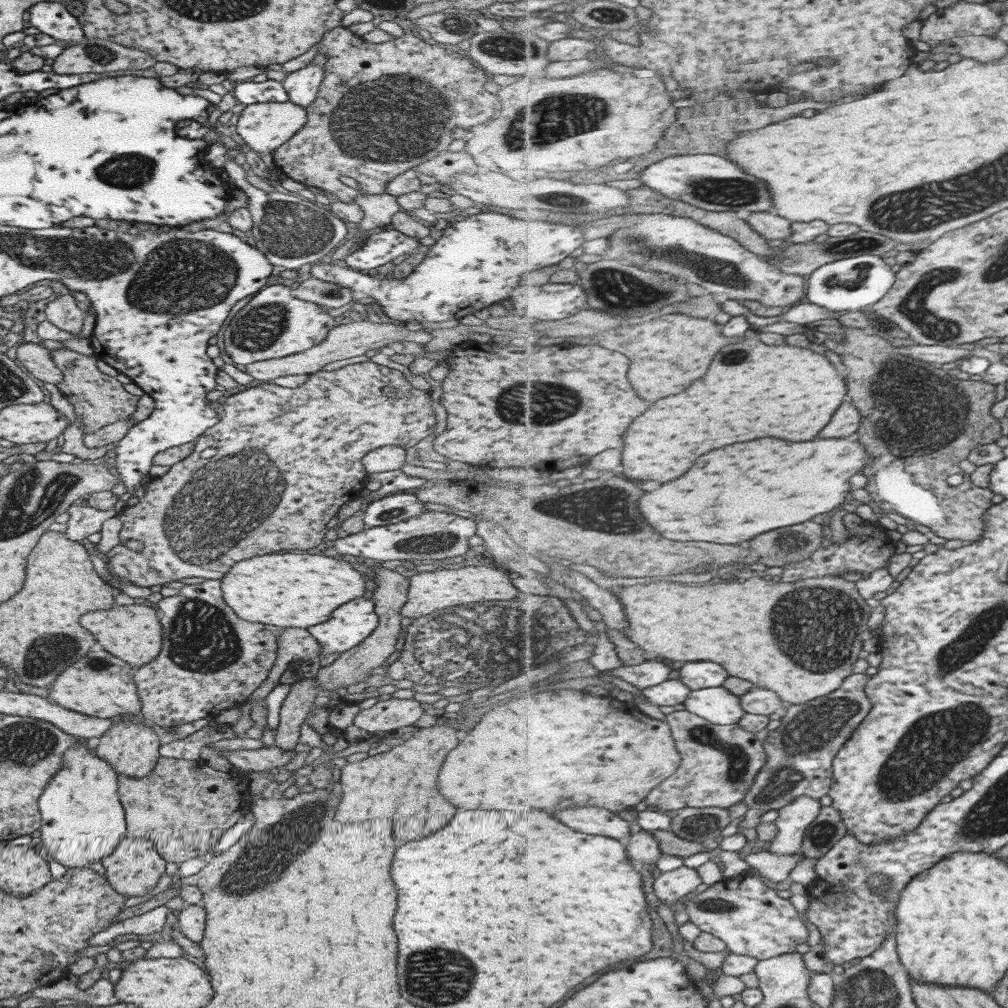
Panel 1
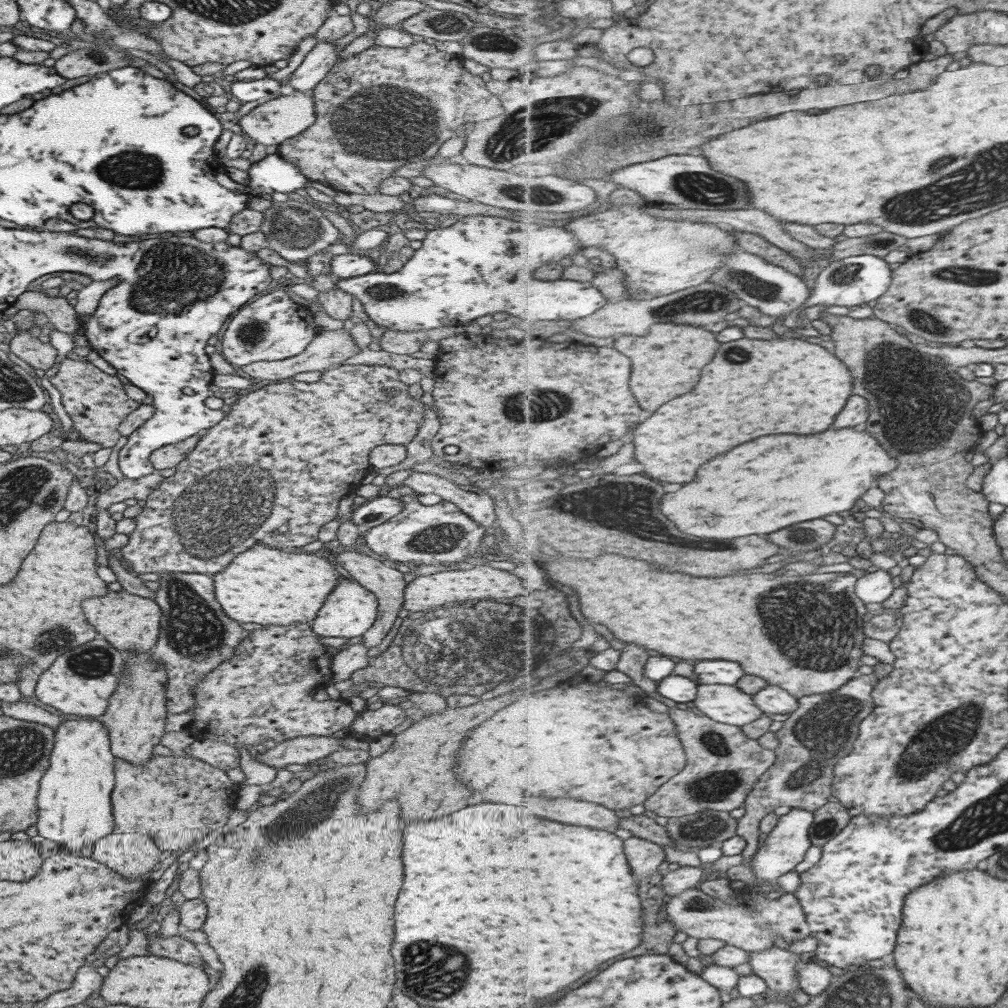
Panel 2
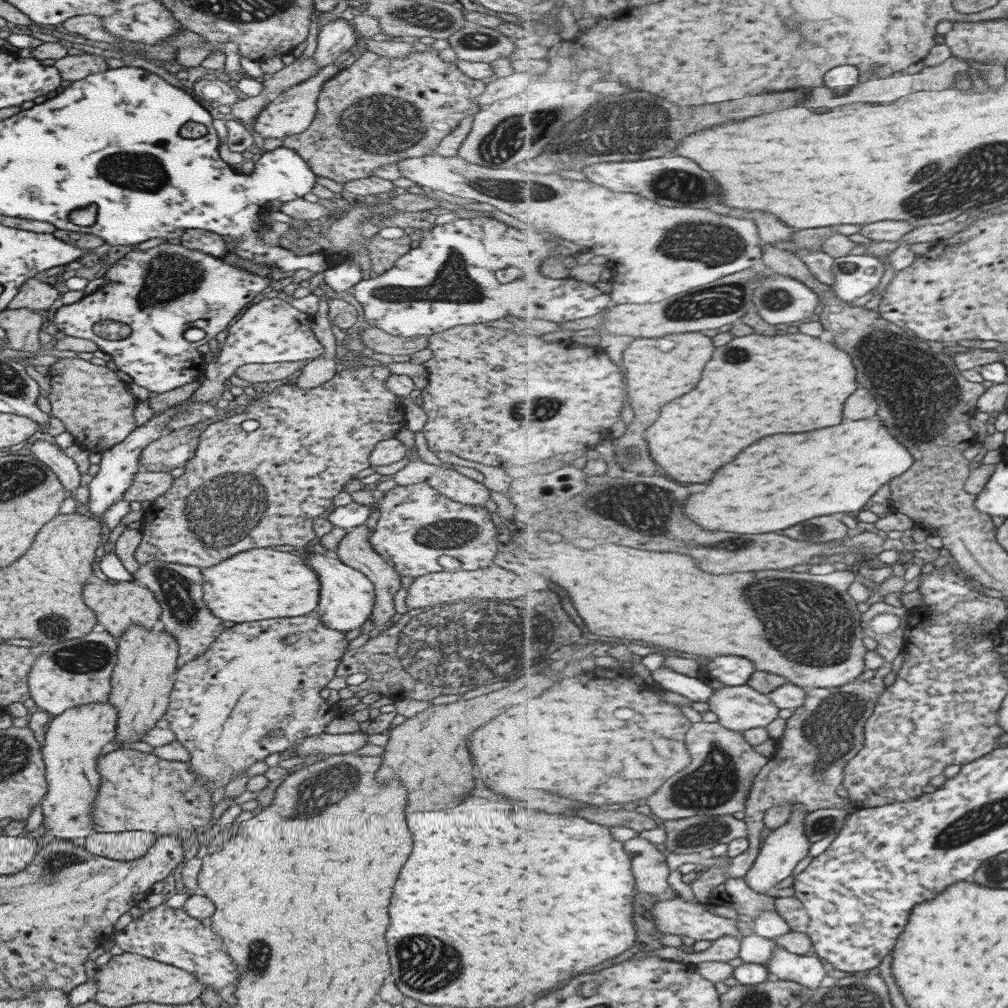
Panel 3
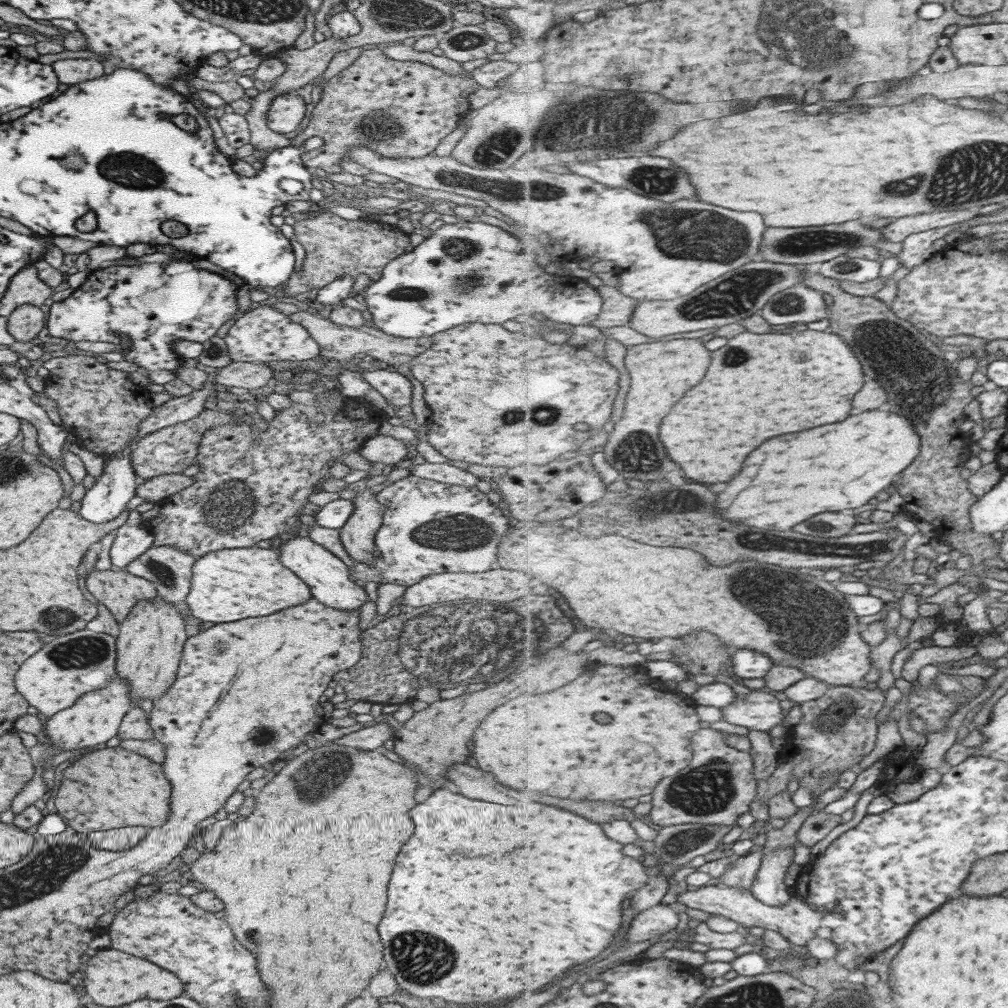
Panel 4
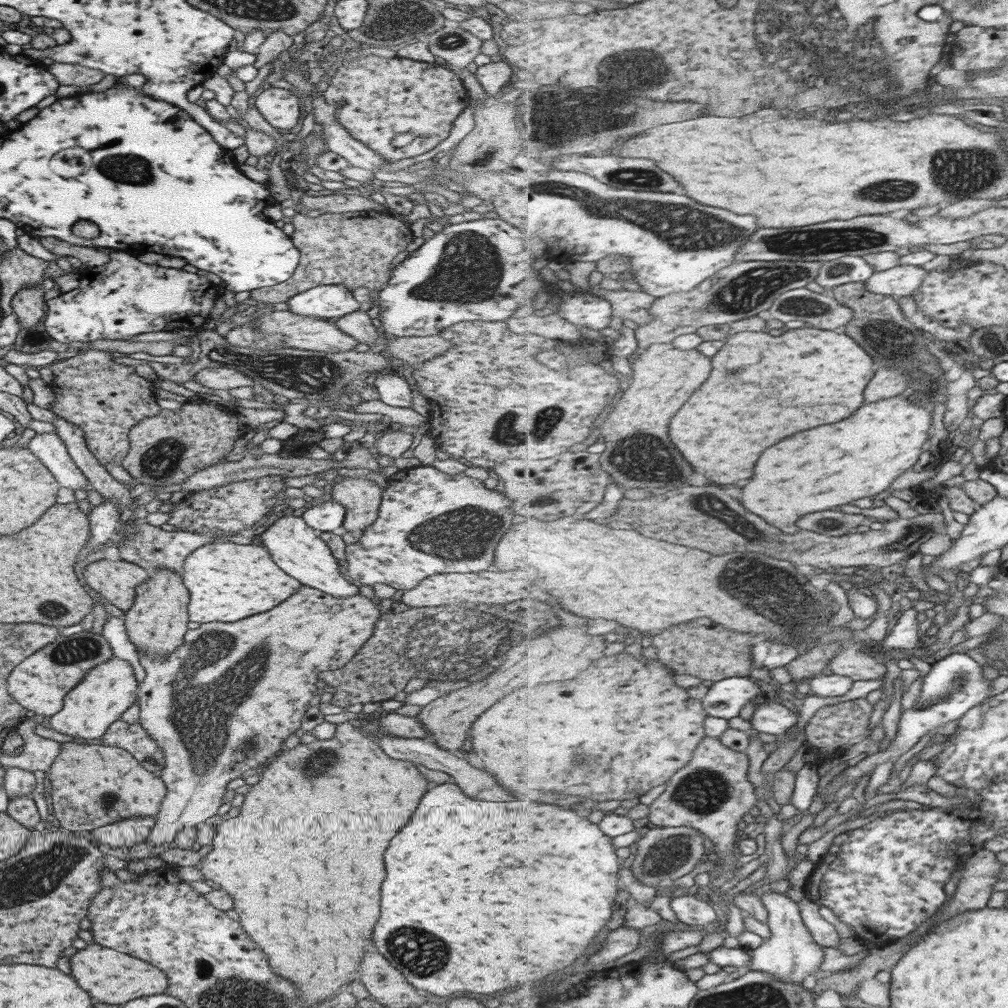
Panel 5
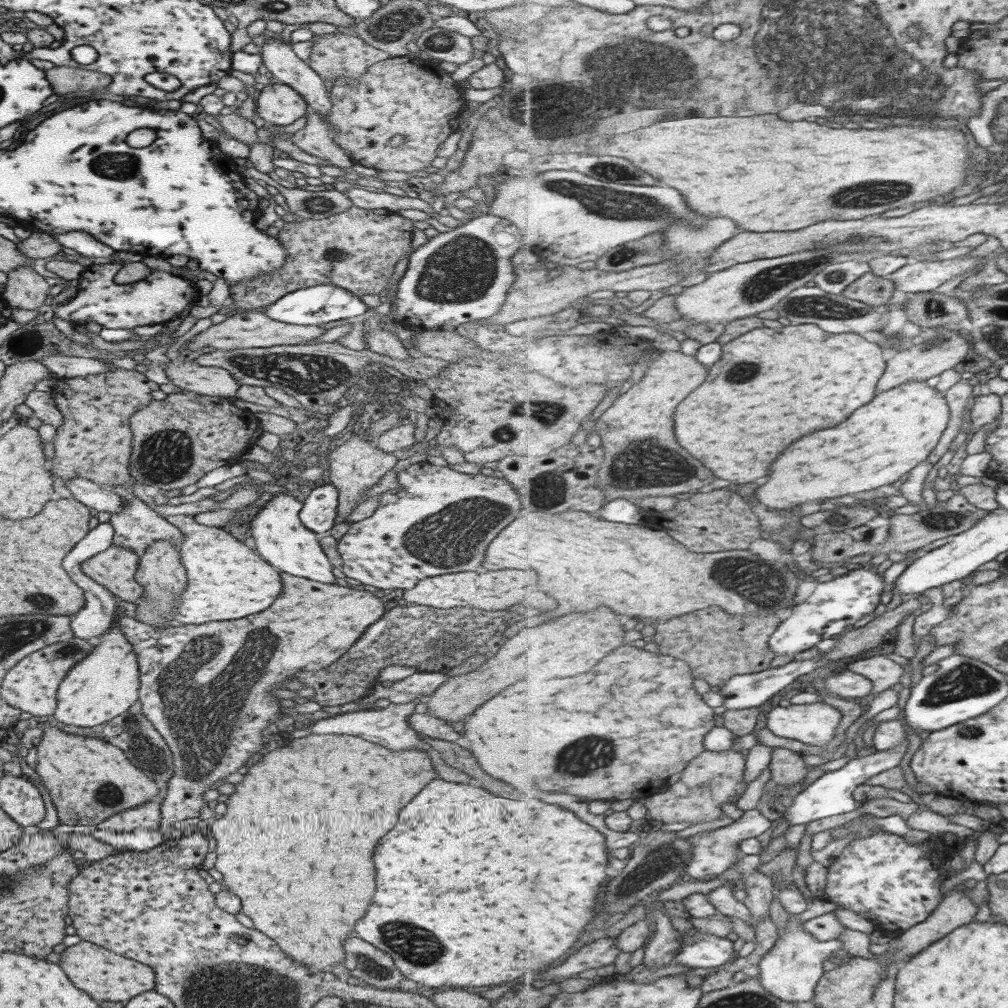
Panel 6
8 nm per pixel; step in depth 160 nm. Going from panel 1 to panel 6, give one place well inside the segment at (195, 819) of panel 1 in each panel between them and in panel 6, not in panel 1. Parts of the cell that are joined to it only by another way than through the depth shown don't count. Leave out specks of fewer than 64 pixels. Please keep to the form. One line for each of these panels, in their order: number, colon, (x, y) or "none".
2: (175, 800)
3: (137, 791)
4: (108, 788)
5: (92, 785)
6: (87, 779)

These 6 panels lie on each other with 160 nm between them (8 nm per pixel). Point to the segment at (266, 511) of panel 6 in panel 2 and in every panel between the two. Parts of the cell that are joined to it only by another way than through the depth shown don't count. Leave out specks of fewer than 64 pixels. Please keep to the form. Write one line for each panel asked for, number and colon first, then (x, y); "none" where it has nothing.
2: (350, 609)
3: (346, 597)
4: (327, 578)
5: (297, 549)

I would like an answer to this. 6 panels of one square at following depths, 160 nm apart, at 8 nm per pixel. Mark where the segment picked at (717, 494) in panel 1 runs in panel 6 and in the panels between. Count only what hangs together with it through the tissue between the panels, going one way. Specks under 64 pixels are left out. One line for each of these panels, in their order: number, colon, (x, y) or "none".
2: (776, 481)
3: (785, 479)
4: (845, 465)
5: (829, 466)
6: (883, 442)

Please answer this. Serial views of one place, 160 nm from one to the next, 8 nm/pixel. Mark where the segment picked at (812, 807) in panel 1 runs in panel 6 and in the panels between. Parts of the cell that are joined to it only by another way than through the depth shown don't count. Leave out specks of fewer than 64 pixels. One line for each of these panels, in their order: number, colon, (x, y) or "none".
2: (785, 847)
3: (786, 846)
4: (769, 887)
5: (791, 953)
6: (791, 970)

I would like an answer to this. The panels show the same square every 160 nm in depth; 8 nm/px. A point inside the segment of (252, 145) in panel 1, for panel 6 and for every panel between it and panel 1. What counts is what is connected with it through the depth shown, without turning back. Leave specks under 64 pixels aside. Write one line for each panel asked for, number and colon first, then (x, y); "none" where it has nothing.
2: (271, 122)
3: (290, 112)
4: (285, 111)
5: (280, 108)
6: (278, 104)

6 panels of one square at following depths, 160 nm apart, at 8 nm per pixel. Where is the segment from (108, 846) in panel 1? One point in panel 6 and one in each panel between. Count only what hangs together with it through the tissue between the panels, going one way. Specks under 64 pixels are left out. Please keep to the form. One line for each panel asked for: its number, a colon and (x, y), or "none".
2: (73, 810)
3: (73, 740)
4: (95, 716)
5: (106, 691)
6: (104, 684)

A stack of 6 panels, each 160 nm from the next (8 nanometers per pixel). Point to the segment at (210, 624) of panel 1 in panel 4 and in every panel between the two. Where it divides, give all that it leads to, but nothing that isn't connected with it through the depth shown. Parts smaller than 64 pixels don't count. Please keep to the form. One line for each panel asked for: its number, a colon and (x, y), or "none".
2: (194, 637)
3: (177, 588)
4: (167, 568)

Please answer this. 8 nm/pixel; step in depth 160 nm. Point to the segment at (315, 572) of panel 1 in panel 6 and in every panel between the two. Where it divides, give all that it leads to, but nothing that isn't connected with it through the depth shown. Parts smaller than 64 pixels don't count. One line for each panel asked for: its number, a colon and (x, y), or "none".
2: (263, 585)
3: (257, 584)
4: (225, 585)
5: (226, 581)
6: (225, 580)

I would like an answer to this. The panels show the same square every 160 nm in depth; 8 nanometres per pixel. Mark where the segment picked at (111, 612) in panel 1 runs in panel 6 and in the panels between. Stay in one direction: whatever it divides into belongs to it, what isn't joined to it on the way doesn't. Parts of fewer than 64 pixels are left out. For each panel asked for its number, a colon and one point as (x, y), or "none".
2: (129, 623)
3: (116, 605)
4: (116, 589)
5: (115, 580)
6: (113, 568)

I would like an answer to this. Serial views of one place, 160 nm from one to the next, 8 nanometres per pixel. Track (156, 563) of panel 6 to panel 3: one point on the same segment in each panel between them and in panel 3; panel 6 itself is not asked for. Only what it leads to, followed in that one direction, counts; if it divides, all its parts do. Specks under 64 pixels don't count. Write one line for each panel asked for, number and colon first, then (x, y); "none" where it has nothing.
3: (141, 680)
4: (149, 645)
5: (155, 623)

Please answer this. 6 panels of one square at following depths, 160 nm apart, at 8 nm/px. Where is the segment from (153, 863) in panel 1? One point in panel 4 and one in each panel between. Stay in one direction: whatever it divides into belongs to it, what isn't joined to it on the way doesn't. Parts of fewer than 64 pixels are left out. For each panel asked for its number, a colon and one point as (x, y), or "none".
2: (132, 855)
3: (128, 845)
4: (118, 839)

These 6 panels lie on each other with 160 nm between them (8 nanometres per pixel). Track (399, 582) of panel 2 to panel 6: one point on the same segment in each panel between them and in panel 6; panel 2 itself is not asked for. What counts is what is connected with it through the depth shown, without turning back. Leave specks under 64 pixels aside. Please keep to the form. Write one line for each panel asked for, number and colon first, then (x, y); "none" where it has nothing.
3: (354, 549)
4: (357, 534)
5: (360, 497)
6: (356, 464)

